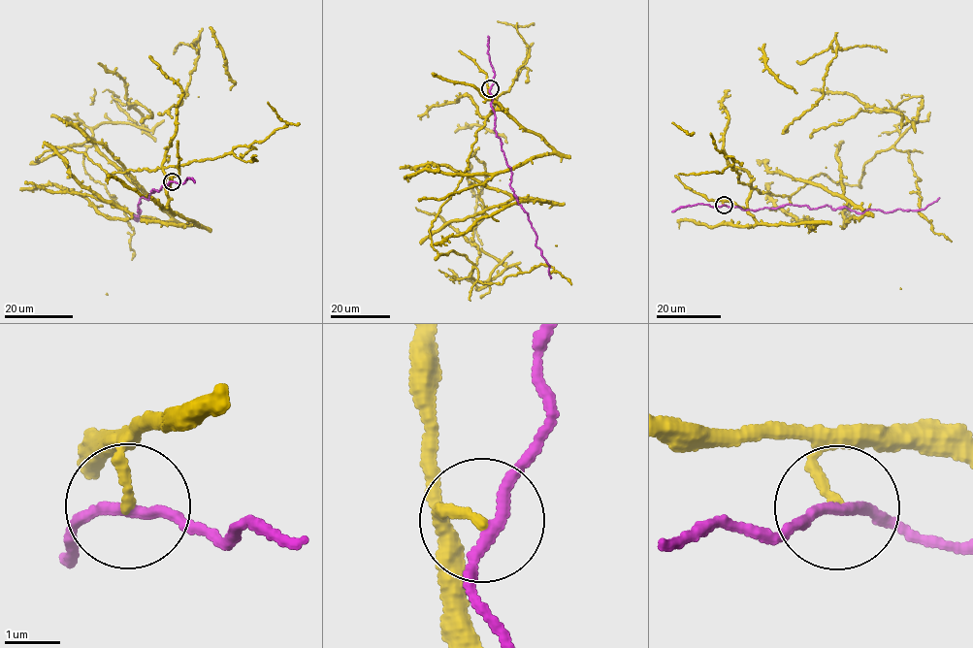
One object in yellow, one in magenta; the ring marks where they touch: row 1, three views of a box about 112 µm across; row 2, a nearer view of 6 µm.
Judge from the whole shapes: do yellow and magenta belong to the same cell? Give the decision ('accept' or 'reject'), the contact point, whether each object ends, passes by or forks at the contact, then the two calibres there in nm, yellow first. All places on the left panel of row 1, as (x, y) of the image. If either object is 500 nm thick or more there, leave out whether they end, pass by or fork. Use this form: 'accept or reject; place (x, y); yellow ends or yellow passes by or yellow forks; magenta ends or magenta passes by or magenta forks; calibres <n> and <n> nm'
reject; place (172, 181); yellow ends; magenta passes by; calibres 170 and 180 nm

